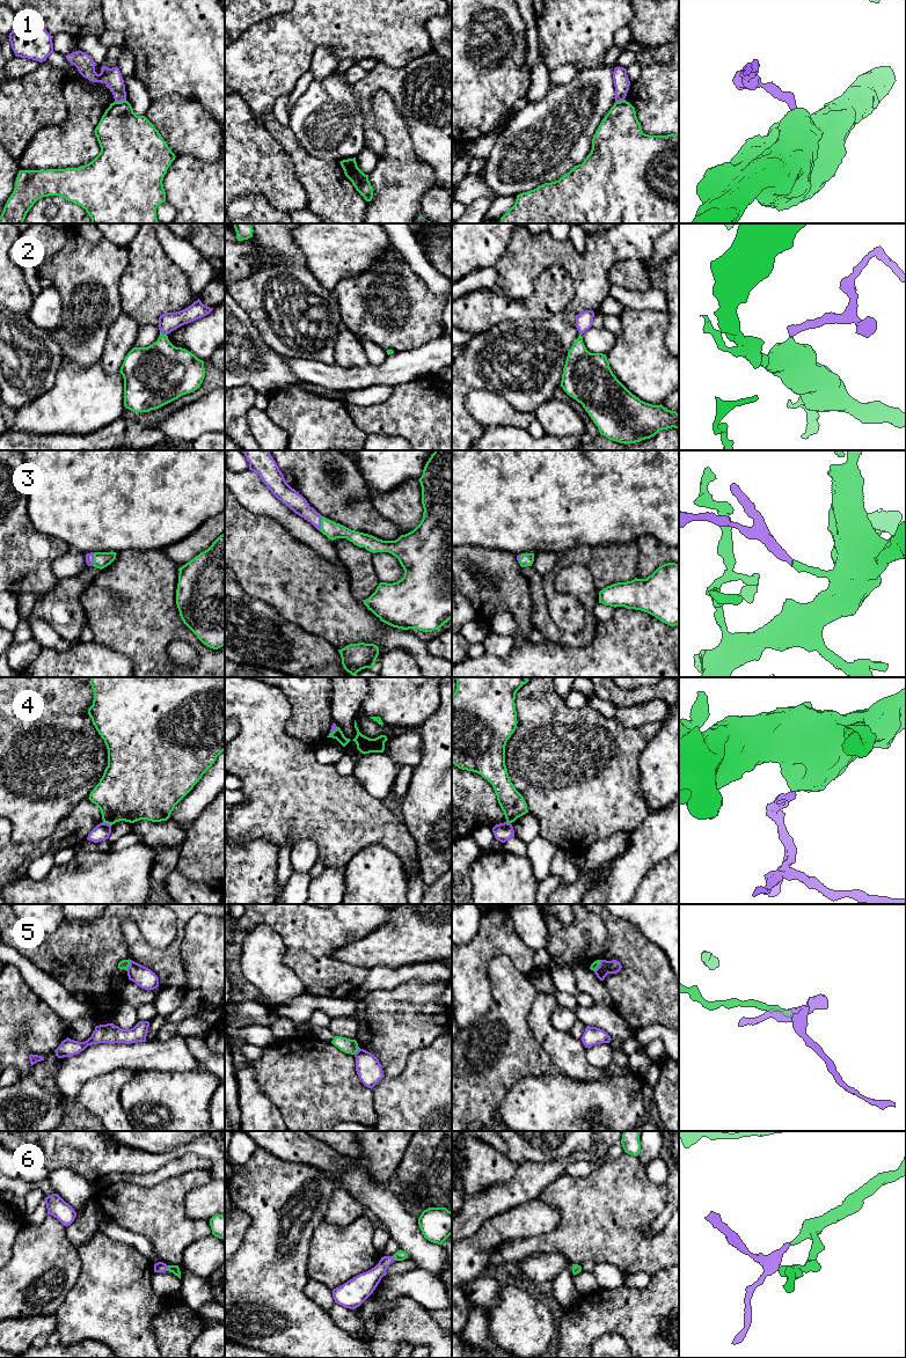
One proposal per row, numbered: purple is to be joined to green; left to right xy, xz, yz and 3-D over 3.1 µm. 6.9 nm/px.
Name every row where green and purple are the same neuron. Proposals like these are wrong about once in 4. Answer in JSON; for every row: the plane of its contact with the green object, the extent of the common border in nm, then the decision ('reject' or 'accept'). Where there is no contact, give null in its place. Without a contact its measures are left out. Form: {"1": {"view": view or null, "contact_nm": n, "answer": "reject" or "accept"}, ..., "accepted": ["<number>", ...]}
{"1": {"view": "xy", "contact_nm": 80, "answer": "reject"}, "2": {"view": "xy", "contact_nm": 50, "answer": "accept"}, "3": {"view": "xz", "contact_nm": 100, "answer": "accept"}, "4": {"view": "xy", "contact_nm": 70, "answer": "reject"}, "5": {"view": "xy", "contact_nm": 90, "answer": "reject"}, "6": {"view": "xy", "contact_nm": 40, "answer": "accept"}, "accepted": ["2", "3", "6"]}

